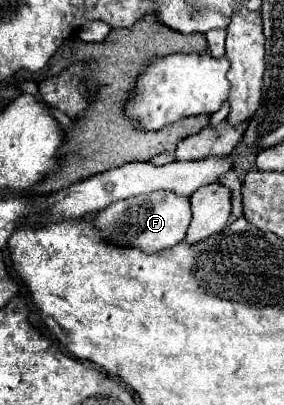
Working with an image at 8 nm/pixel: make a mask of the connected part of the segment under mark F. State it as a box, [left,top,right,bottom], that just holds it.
[94,191,192,253]

